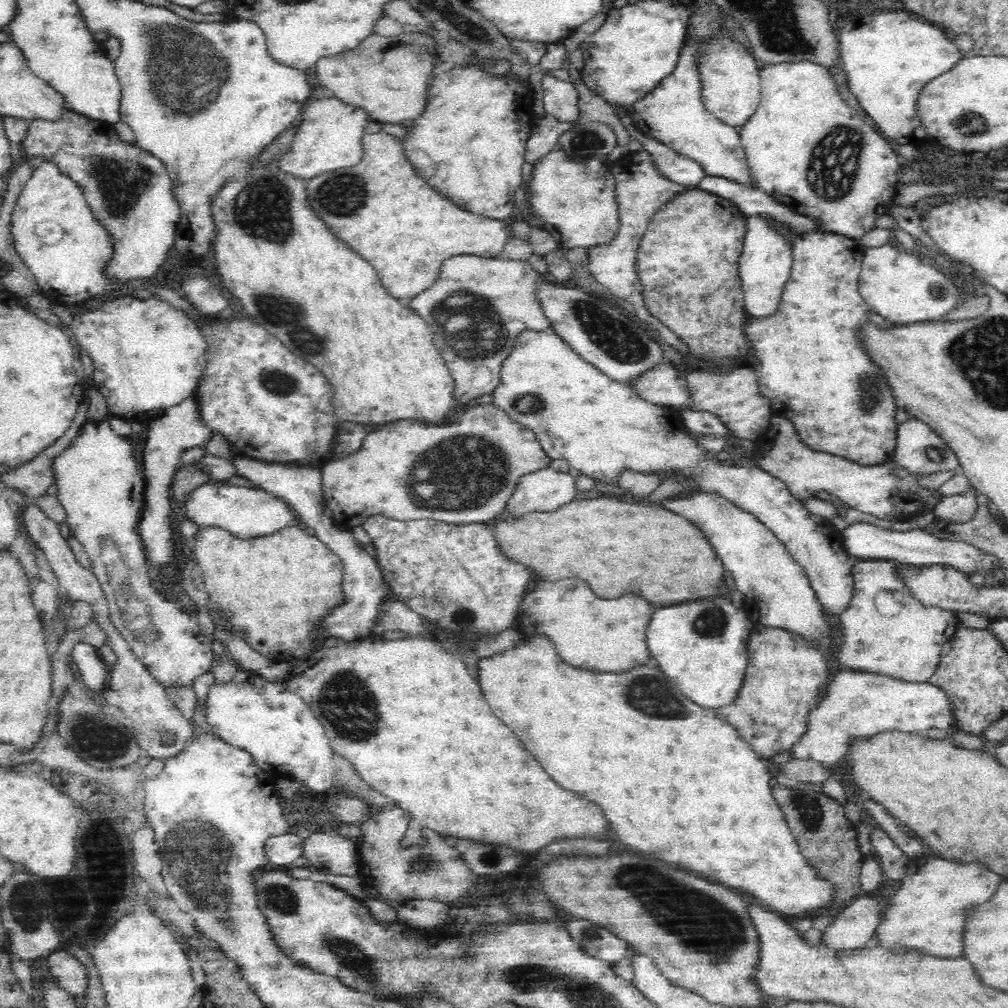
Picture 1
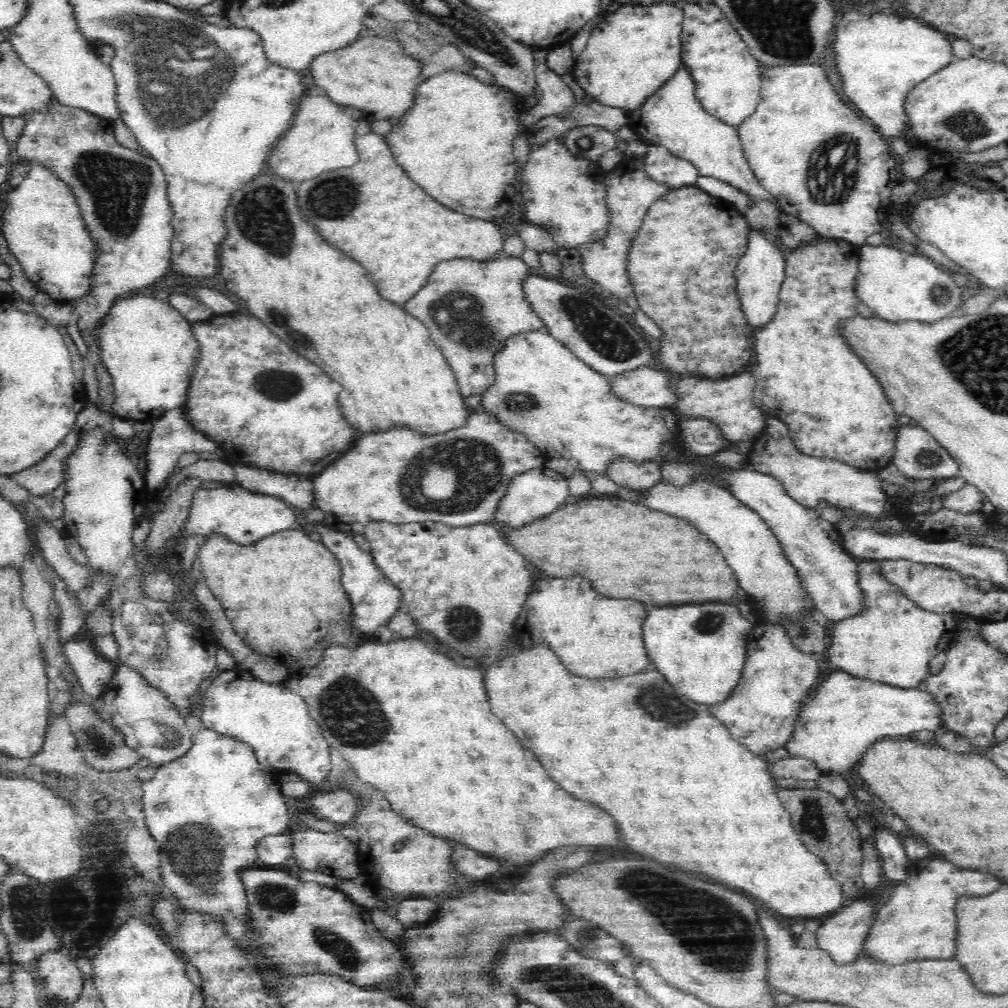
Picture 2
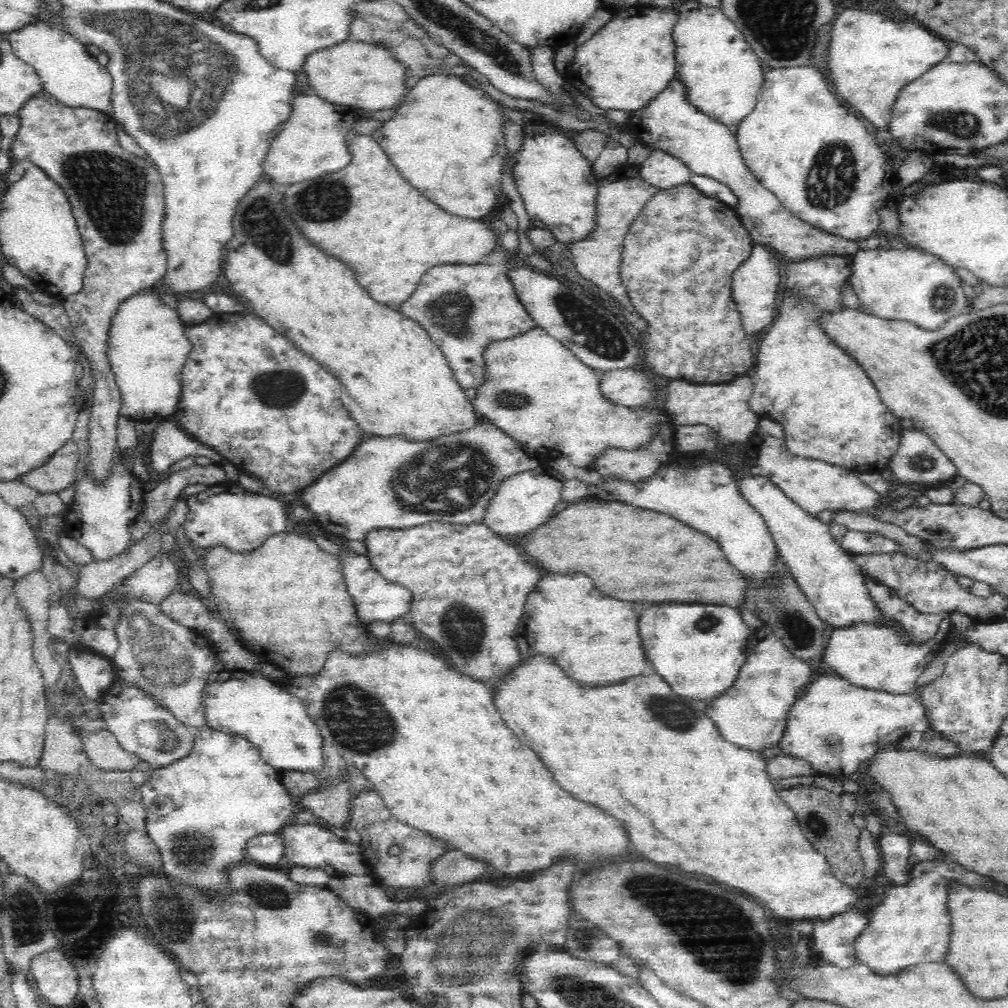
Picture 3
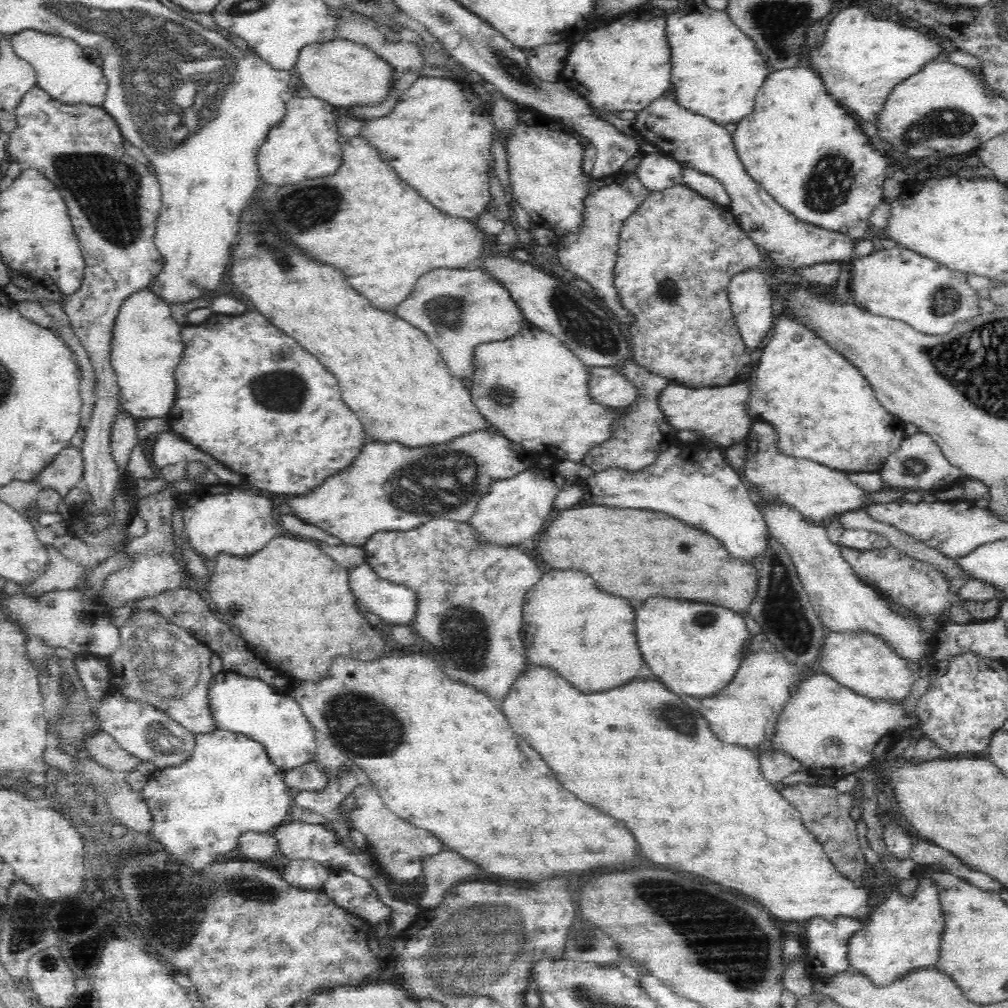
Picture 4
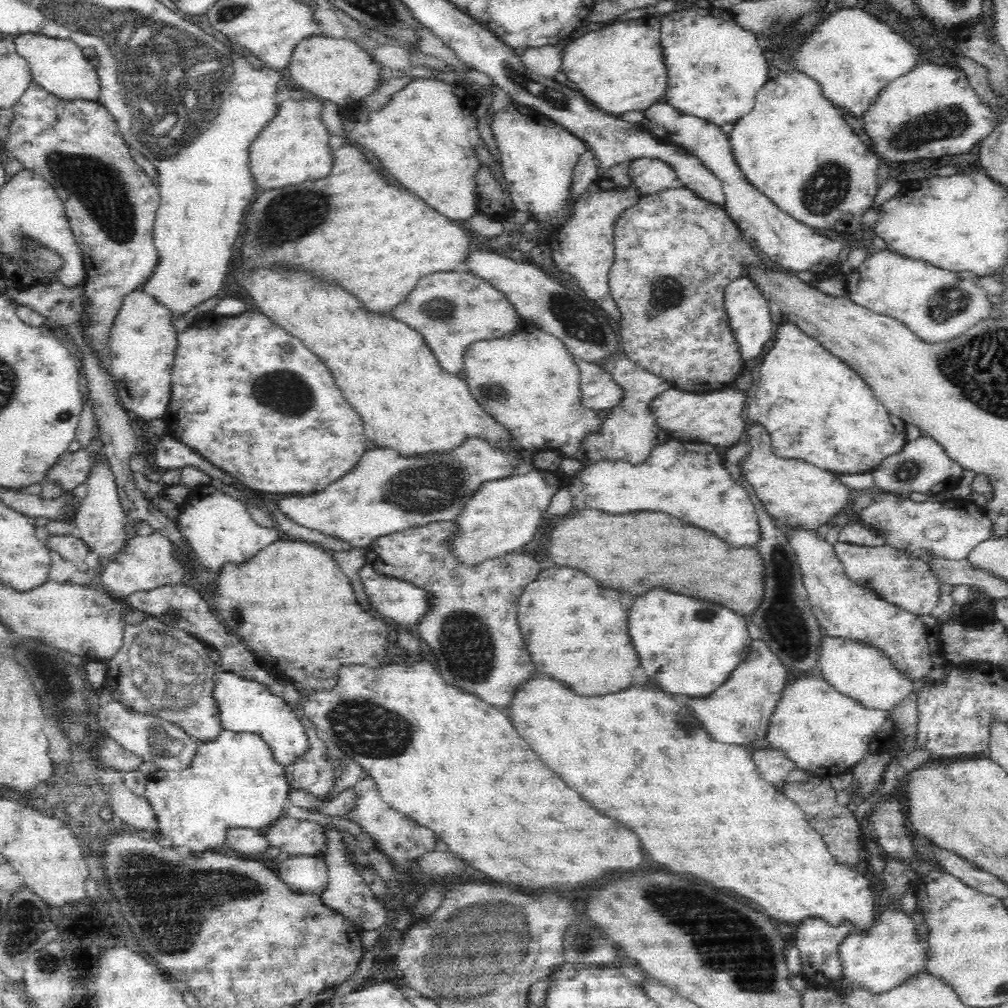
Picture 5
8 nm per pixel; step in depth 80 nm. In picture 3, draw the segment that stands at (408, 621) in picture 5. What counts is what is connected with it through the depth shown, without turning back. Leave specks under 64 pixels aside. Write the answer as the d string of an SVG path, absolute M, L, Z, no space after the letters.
M331 532L323 533L326 538L338 546L337 556L340 559L346 588L354 601L357 618L362 625L370 628L371 624L378 621L391 623L396 618L400 618L400 616L407 616L408 610L410 610L410 591L398 584L392 584L387 581L371 565L366 553L358 553L349 548L349 541L346 541L344 537Z

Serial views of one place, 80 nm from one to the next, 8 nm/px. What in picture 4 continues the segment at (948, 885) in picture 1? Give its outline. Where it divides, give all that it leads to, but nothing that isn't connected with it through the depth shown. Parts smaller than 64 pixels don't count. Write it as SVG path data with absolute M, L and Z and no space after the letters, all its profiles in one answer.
M946 865L943 871L926 870L923 875L915 876L917 887L910 895L894 888L884 902L872 907L865 927L850 937L847 956L851 968L869 976L874 984L886 986L914 968L938 962L940 938L946 928L946 917L939 899L941 892L935 879L938 873L951 873L951 869Z

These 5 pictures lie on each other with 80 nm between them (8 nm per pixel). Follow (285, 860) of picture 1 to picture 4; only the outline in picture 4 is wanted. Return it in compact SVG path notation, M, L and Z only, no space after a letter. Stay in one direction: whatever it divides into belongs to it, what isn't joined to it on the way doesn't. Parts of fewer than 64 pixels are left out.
M245 832L239 840L238 856L240 859L261 862L274 858L277 854L278 841L273 833Z

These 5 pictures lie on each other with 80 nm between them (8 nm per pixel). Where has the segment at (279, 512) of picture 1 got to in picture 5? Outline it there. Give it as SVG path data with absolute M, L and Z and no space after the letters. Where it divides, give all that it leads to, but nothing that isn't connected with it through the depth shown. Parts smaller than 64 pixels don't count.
M202 485L202 488L194 489L181 508L178 528L191 548L193 558L198 560L198 564L207 566L210 572L212 569L218 572L224 562L246 562L279 538L277 525L264 527L252 519L249 507L263 508L263 505L262 502L254 504L254 500L246 494L248 492L244 492L244 499L240 499L215 487Z

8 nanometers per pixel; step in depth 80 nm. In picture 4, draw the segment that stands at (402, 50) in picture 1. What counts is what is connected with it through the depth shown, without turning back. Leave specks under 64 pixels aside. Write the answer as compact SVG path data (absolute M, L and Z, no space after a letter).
M340 38L302 48L295 69L312 96L335 108L381 105L397 81L395 68L368 45Z

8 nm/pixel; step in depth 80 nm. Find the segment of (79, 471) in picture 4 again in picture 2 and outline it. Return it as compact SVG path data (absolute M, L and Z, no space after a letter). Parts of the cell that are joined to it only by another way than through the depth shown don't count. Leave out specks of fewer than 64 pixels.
M75 426L64 437L61 444L42 460L38 460L30 468L6 474L6 477L26 488L33 497L52 493L54 488L64 482L64 458L76 449L79 436Z

